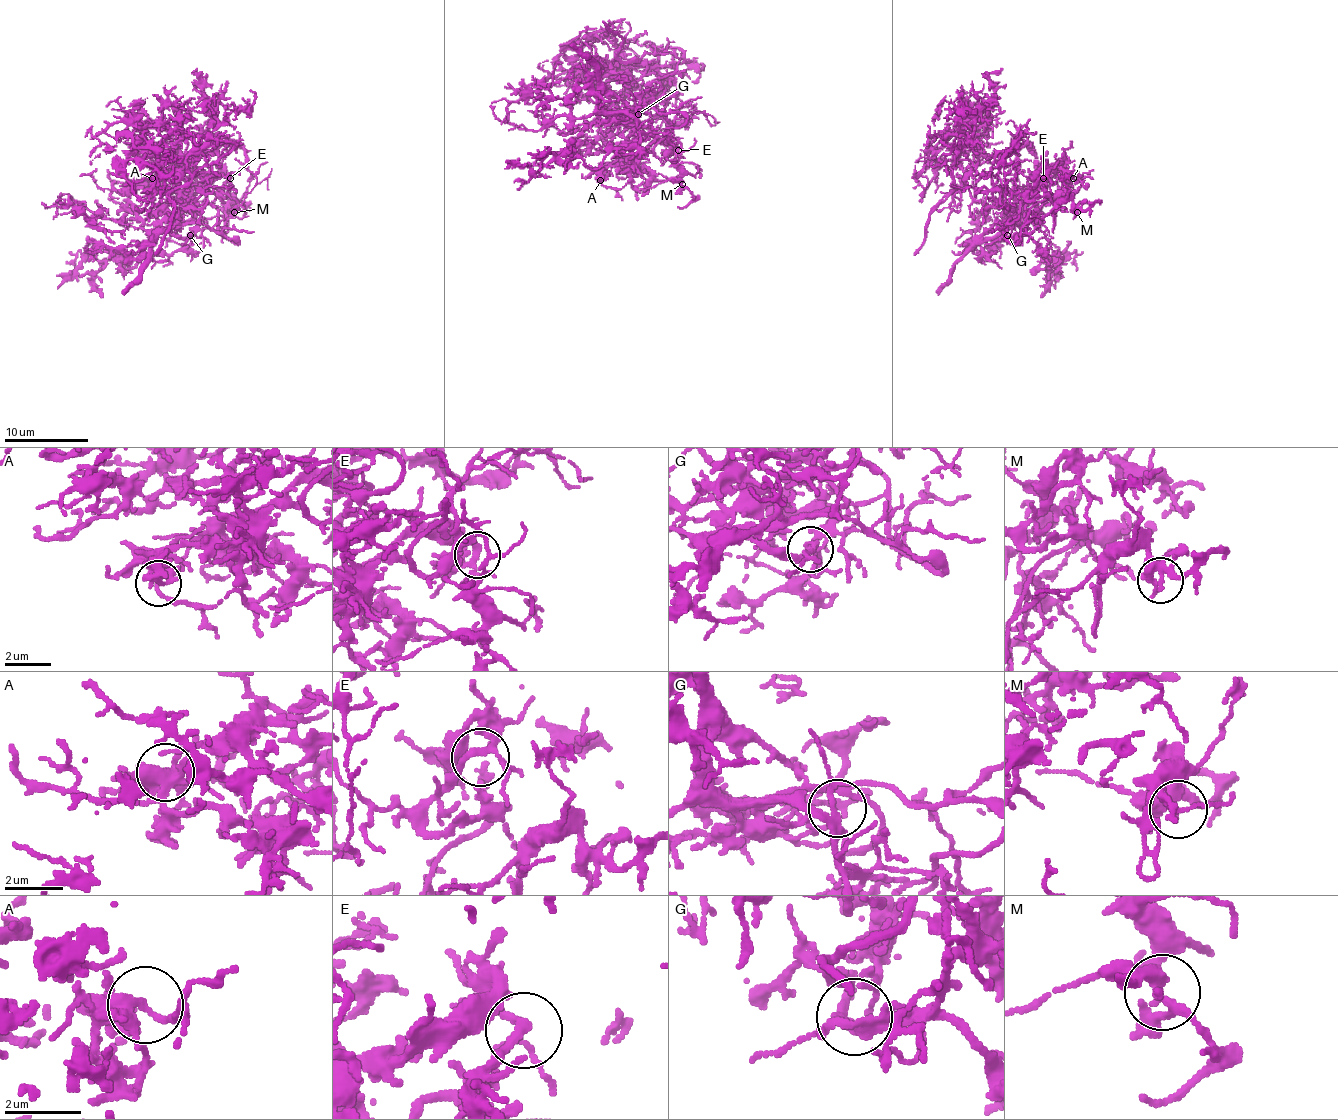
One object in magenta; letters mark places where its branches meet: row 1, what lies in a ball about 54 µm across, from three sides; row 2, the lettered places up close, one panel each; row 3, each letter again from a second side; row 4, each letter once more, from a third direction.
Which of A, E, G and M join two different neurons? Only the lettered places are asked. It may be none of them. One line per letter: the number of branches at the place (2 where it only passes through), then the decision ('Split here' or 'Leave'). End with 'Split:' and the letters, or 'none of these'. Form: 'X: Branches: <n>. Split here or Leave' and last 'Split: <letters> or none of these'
A: Branches: 4. Leave
E: Branches: 4. Leave
G: Branches: 4. Leave
M: Branches: 4. Leave
Split: none of these

